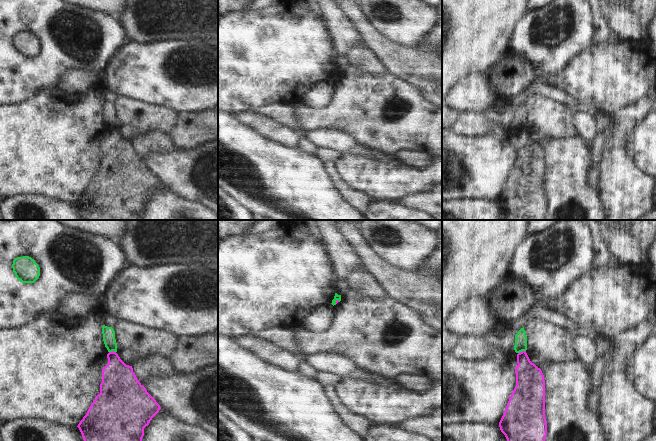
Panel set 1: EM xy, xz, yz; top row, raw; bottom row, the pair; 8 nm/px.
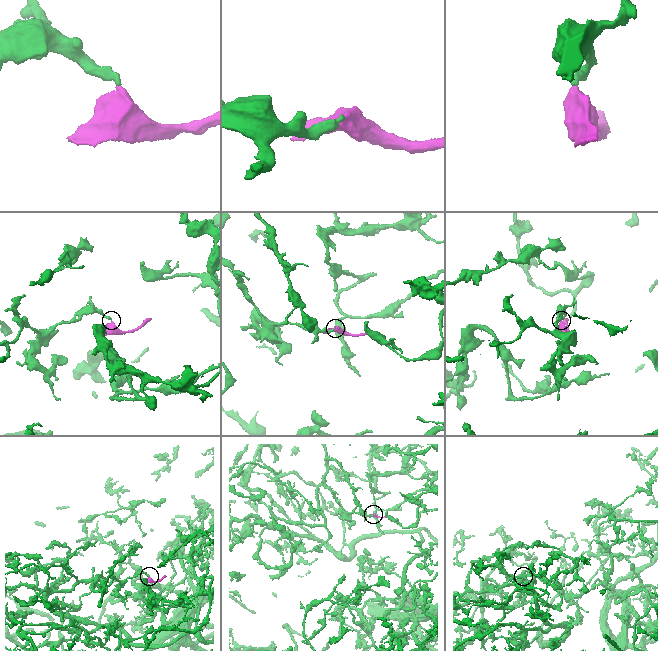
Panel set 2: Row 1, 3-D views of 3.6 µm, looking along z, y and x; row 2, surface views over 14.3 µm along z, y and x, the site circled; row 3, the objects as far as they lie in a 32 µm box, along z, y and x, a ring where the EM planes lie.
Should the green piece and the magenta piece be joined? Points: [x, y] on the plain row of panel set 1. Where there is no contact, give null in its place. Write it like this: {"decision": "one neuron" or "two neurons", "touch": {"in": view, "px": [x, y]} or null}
{"decision": "two neurons", "touch": {"in": "yz", "px": [521, 127]}}

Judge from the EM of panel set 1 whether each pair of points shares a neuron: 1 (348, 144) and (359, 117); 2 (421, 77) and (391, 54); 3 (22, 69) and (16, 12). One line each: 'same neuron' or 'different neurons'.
1: different neurons
2: same neuron
3: same neuron

